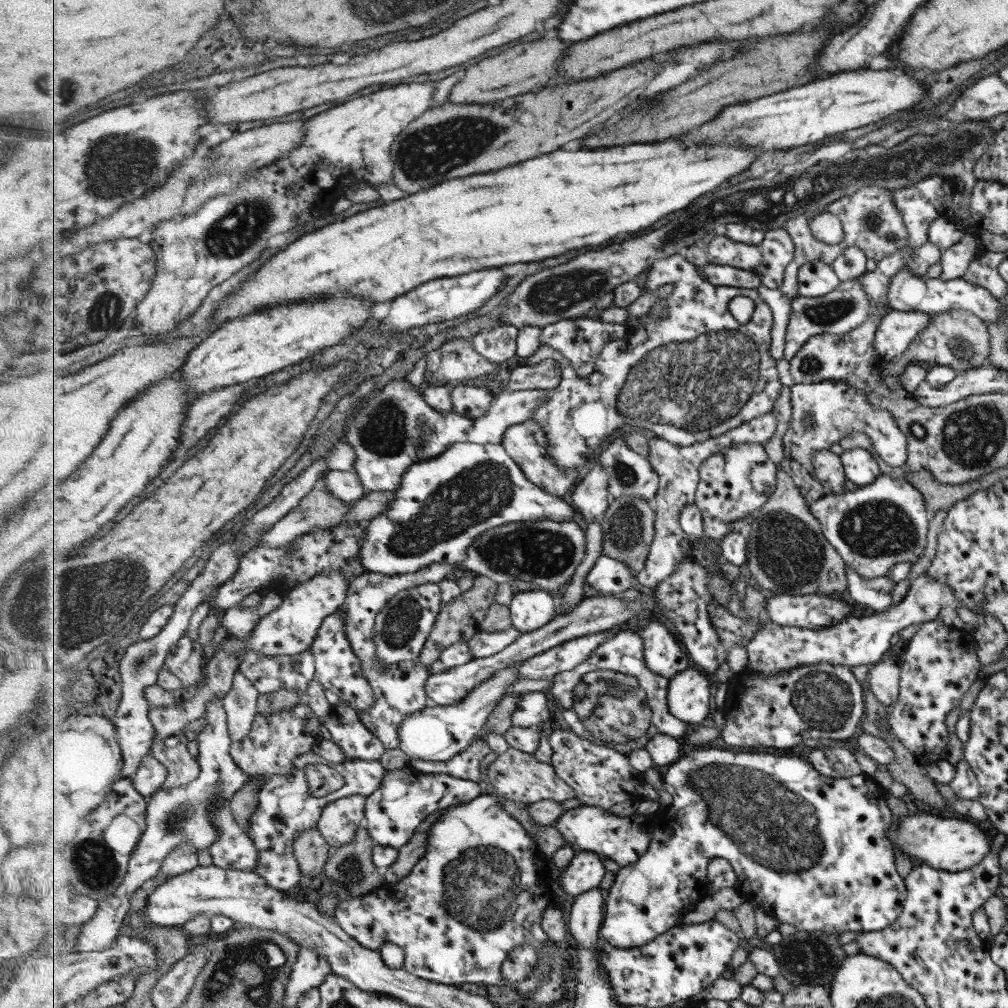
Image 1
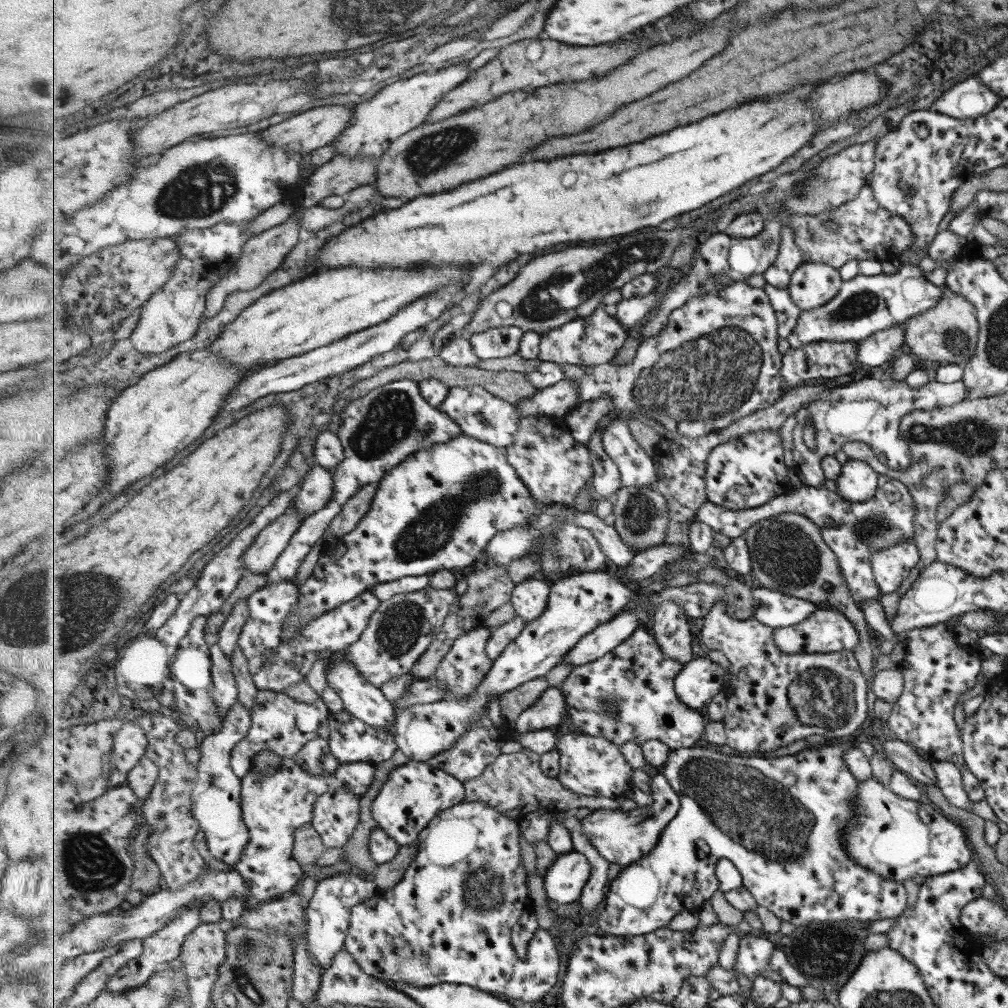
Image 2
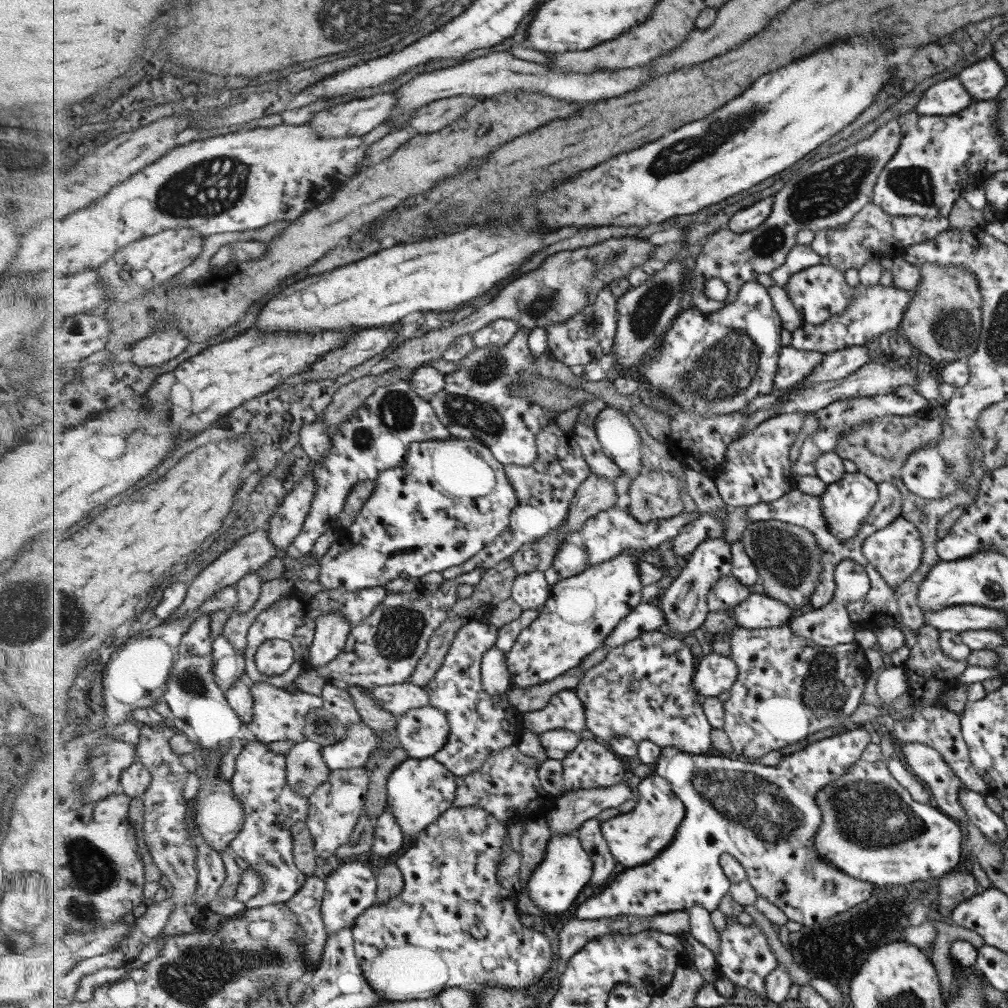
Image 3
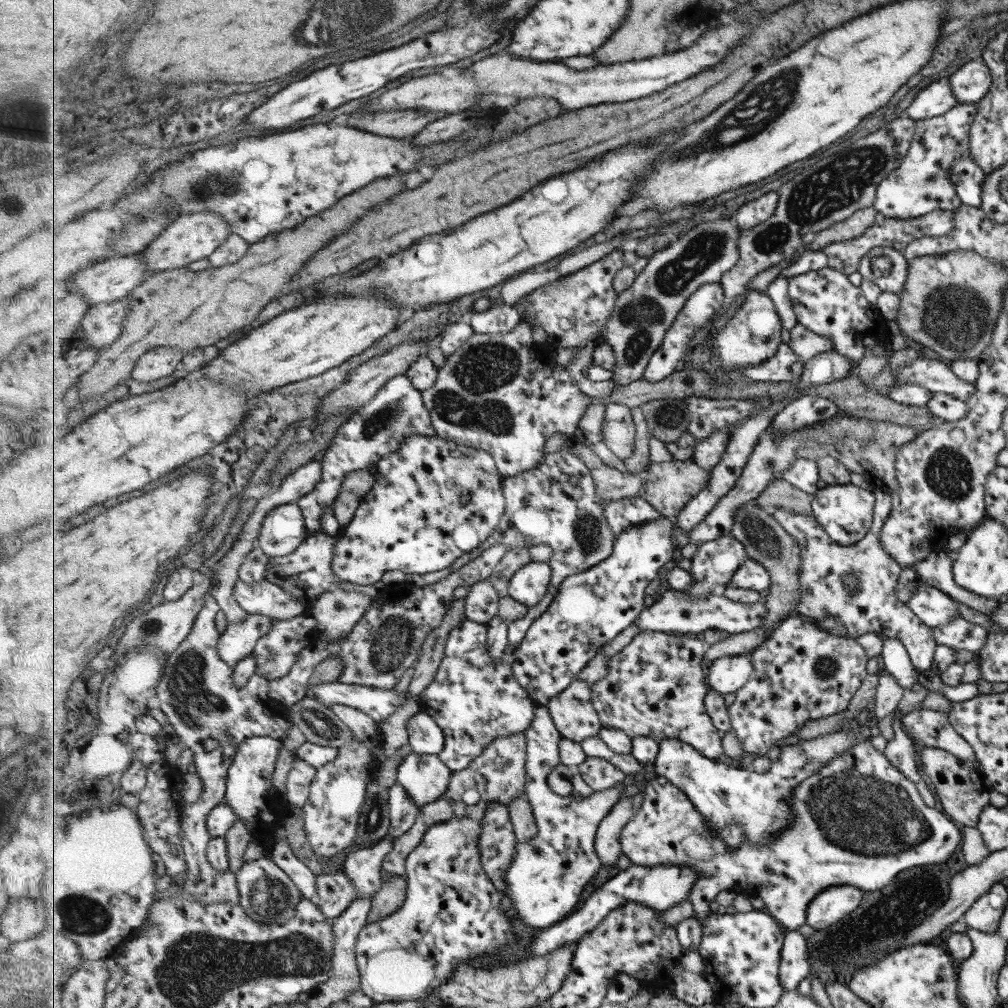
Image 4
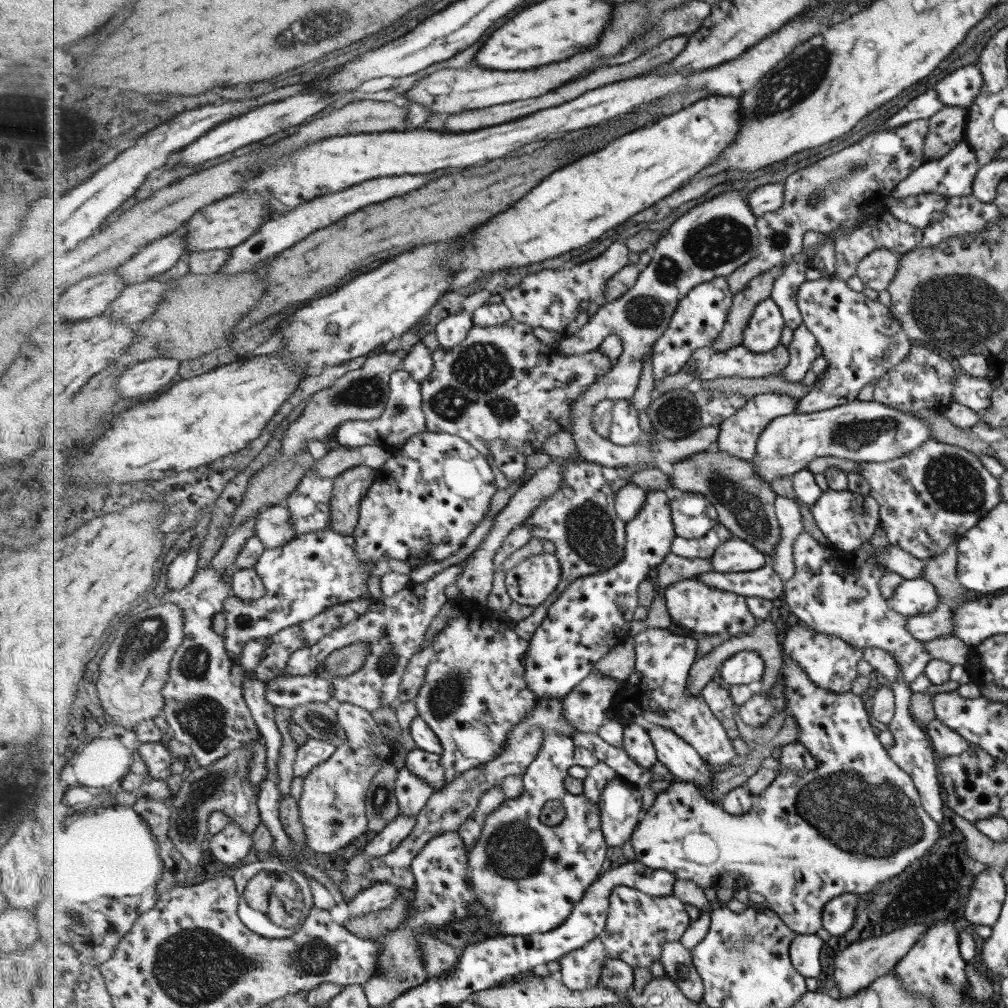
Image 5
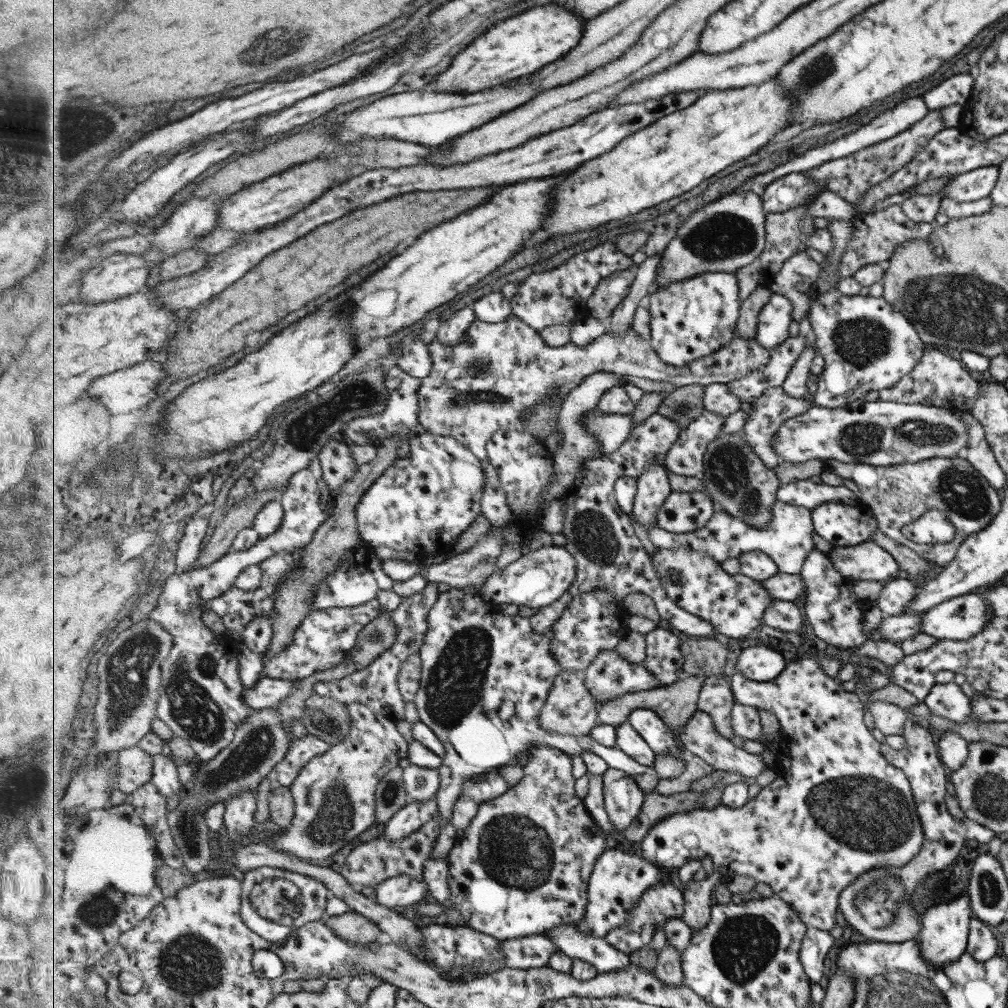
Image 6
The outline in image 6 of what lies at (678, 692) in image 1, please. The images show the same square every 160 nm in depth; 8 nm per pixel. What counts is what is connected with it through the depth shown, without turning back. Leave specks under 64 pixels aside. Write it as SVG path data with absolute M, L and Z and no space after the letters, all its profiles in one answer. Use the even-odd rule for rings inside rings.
M762 644L742 650L736 660L735 668L751 680L767 682L777 678L786 670L790 657L779 649Z

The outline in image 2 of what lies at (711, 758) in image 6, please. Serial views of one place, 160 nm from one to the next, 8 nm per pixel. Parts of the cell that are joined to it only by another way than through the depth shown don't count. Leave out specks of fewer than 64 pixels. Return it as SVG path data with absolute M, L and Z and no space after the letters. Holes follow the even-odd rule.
M640 629L615 648L613 652L586 665L574 668L560 688L566 696L572 728L591 736L606 738L621 746L626 742L643 745L647 741L658 740L673 750L693 749L705 730L705 718L679 697L676 680L682 672L683 664L678 658L671 658L663 651L662 644L654 634Z

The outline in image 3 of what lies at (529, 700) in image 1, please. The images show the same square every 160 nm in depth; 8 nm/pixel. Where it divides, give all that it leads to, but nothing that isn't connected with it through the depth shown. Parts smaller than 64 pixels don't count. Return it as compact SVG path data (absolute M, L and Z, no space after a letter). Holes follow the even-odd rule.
M575 689L558 692L549 704L538 711L522 713L524 729L546 733L567 729L579 736L589 736L585 705Z

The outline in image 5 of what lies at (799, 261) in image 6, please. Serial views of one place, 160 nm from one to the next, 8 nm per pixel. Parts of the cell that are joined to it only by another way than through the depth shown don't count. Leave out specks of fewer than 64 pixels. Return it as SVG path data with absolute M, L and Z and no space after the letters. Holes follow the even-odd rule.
M793 262L786 266L782 274L777 277L770 296L782 308L786 326L793 331L804 323L801 309L799 309L798 290L807 281L806 274L809 270L809 262Z

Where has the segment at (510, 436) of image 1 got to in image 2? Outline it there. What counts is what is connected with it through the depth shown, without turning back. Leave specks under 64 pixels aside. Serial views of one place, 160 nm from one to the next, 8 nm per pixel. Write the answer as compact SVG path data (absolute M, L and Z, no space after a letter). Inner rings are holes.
M549 415L526 416L522 418L514 443L508 446L508 461L531 490L531 496L541 512L553 504L571 506L594 475L589 447L577 442L560 418Z

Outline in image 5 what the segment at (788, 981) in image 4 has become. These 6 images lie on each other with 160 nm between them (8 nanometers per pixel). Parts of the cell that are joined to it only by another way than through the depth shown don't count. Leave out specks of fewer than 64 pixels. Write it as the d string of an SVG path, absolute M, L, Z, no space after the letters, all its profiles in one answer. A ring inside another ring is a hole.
M798 933L791 943L790 957L797 969L808 978L819 976L819 951L824 942L815 933Z

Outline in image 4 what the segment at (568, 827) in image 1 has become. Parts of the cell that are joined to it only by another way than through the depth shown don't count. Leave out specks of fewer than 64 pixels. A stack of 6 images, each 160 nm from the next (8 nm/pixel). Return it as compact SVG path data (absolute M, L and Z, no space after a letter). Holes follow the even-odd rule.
M871 737L858 738L856 744L833 757L817 773L801 783L790 798L794 818L790 826L782 828L768 842L750 842L746 836L739 848L732 850L725 839L706 825L702 811L691 802L689 795L663 776L650 775L644 788L642 806L623 827L622 852L633 865L689 865L700 872L700 879L690 896L694 917L707 926L711 902L724 890L733 886L749 888L747 892L760 895L767 912L774 915L788 930L796 931L807 922L810 902L823 889L849 885L864 891L873 891L889 884L901 870L921 864L943 864L962 839L959 830L943 813L929 808L918 795L915 785L887 762L883 753L872 746Z

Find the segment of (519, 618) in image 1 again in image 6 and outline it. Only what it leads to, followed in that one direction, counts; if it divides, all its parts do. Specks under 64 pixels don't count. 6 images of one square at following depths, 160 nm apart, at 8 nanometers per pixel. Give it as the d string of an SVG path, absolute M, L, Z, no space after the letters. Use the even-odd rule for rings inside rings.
M565 546L542 547L523 555L509 566L496 569L481 590L483 598L497 605L510 604L540 609L553 604L577 580L577 559Z

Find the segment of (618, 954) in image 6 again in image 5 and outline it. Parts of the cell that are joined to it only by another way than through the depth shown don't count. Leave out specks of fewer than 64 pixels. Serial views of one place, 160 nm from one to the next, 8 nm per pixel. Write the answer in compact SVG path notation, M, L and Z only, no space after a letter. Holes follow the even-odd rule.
M610 958L601 972L601 984L617 995L632 995L635 985L635 969L621 958Z

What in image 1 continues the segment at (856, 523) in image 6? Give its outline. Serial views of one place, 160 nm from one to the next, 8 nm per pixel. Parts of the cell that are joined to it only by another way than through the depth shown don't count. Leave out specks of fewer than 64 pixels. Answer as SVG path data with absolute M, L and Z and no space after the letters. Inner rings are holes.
M851 447L838 456L842 461L845 478L857 487L869 485L879 476L879 468L868 449Z

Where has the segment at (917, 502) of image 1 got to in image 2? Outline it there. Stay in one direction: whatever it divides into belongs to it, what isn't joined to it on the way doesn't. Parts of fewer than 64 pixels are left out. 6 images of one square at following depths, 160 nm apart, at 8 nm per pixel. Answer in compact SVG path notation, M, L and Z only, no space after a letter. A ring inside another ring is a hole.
M878 475L875 495L865 502L847 502L835 491L809 486L793 488L787 495L767 502L759 508L733 511L707 502L699 513L687 523L687 528L697 520L711 526L714 531L726 535L731 540L745 537L755 524L768 520L779 514L801 514L819 528L823 543L837 556L838 566L846 580L847 588L851 591L854 601L858 604L869 599L879 599L876 582L873 580L873 568L870 566L870 554L876 550L895 545L901 539L912 540L913 517L915 510L907 487L898 480L885 475Z

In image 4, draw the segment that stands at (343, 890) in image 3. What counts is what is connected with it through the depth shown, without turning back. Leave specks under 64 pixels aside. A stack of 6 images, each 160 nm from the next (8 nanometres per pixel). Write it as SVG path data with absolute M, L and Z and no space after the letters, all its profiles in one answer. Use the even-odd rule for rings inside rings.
M387 834L371 847L359 848L347 855L343 870L358 890L358 898L375 896L383 886L383 863L394 849L394 842Z

